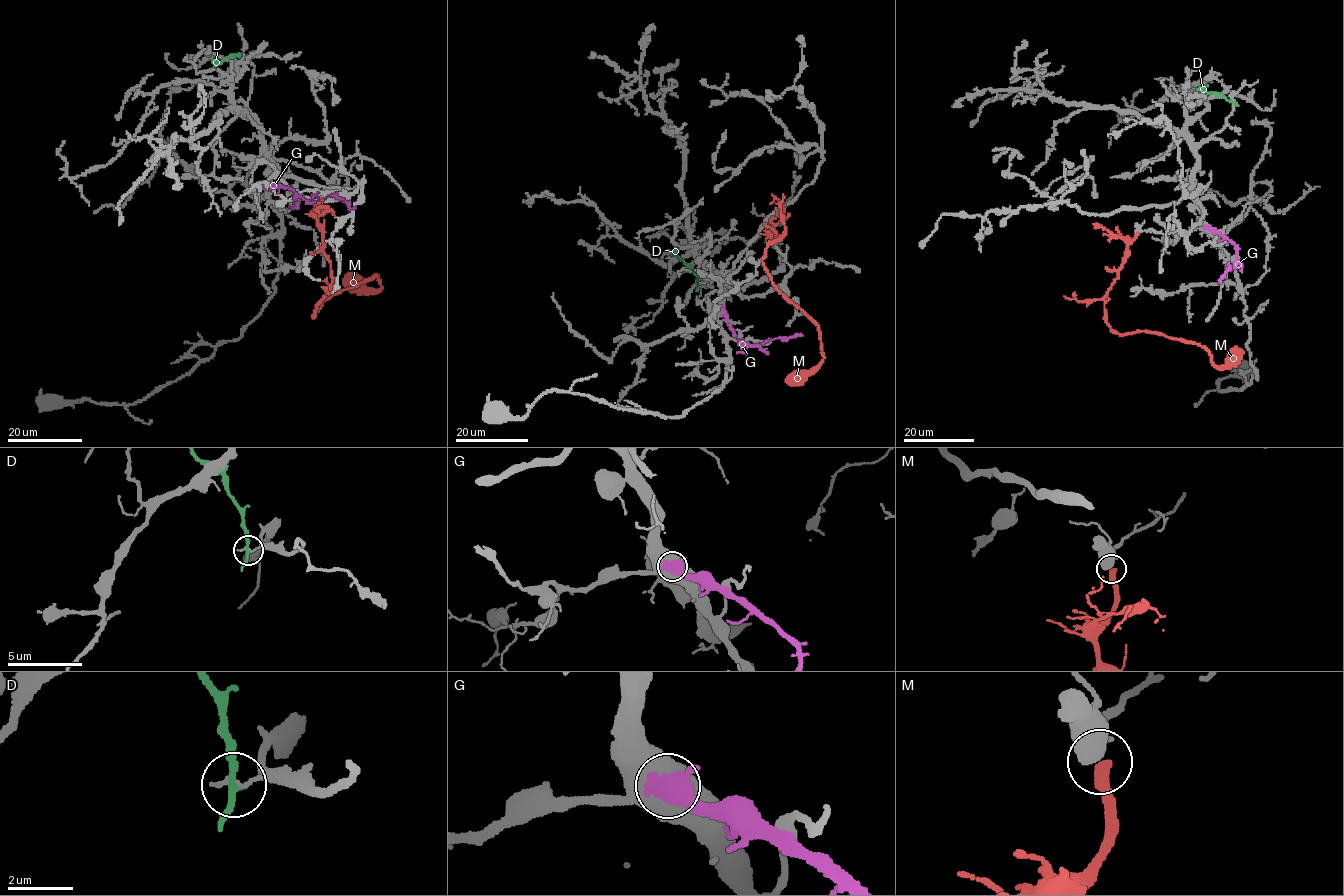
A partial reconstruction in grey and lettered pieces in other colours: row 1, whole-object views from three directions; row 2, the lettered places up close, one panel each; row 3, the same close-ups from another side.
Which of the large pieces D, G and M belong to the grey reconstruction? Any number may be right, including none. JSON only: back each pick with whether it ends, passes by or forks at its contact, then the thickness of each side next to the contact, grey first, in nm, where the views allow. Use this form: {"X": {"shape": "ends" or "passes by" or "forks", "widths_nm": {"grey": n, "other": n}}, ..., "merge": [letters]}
{"merge": []}

